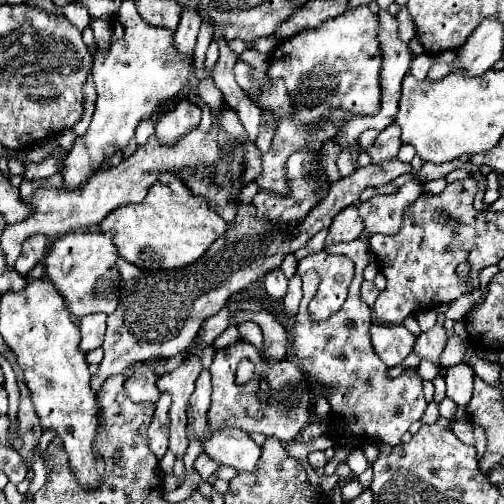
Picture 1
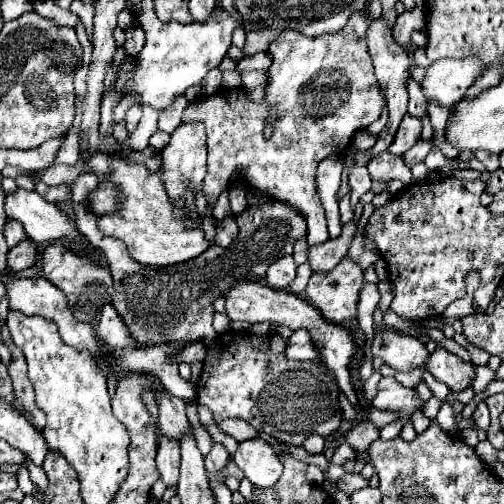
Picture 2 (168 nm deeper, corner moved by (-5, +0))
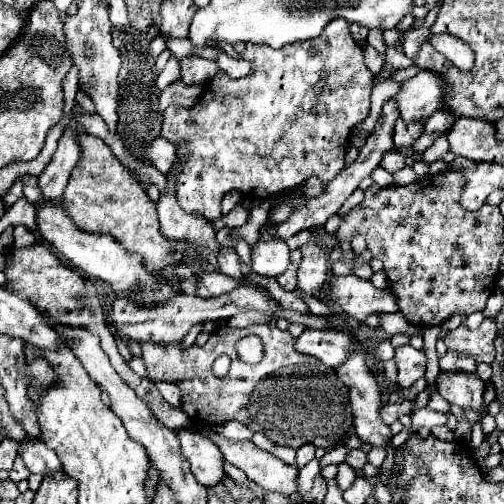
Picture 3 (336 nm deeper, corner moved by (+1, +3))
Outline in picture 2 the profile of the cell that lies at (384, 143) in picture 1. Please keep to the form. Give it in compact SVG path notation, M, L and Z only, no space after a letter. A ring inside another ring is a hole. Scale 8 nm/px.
M407 114L407 116L401 120L401 126L399 126L399 130L397 130L397 136L395 136L395 140L391 142L391 146L387 148L387 152L397 154L397 156L403 156L403 152L407 152L407 150L419 140L419 134L421 134L421 122Z

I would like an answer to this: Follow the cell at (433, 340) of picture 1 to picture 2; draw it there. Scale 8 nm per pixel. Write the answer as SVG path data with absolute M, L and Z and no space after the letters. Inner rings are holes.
M437 346L425 364L425 370L429 370L439 382L447 384L449 390L465 390L471 380L475 378L473 372L473 364L463 362L461 358L457 358L455 354L451 354L449 350Z

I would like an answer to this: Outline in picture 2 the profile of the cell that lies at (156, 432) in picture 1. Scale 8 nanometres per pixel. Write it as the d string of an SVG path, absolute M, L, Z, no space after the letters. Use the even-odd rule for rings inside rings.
M165 434L159 438L157 446L157 468L167 486L175 486L179 478L179 444Z

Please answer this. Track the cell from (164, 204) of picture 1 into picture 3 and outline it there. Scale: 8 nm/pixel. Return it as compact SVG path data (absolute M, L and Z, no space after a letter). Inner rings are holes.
M81 133L77 137L77 143L81 147L81 159L73 167L69 185L61 195L61 203L67 209L69 217L73 217L73 223L89 233L109 233L117 237L117 241L121 241L125 249L129 249L131 253L141 253L145 269L149 269L151 273L179 263L187 245L161 237L155 205L149 201L145 189L131 175L131 171L119 163L119 159L99 137Z

